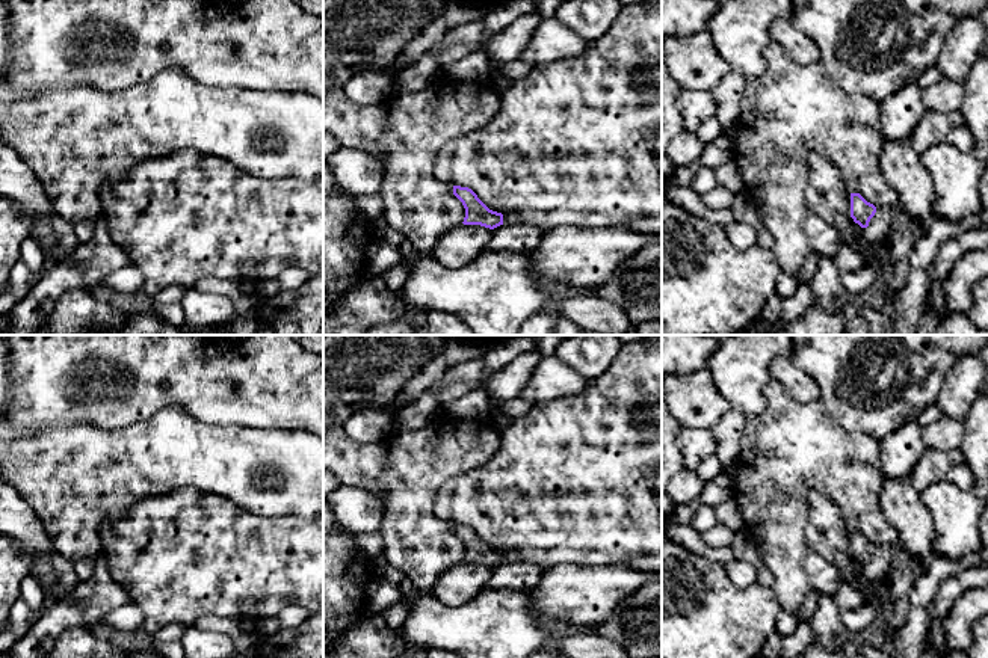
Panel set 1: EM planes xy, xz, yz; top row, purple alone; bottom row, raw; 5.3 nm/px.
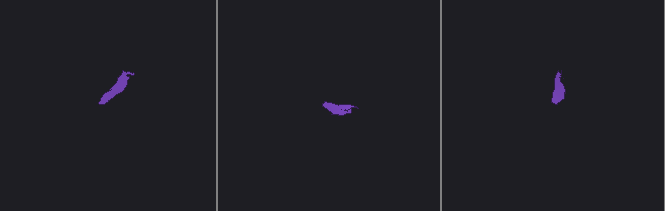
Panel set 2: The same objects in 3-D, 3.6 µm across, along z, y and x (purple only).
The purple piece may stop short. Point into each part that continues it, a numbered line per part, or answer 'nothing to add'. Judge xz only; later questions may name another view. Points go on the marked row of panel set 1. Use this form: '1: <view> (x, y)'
nothing to add

